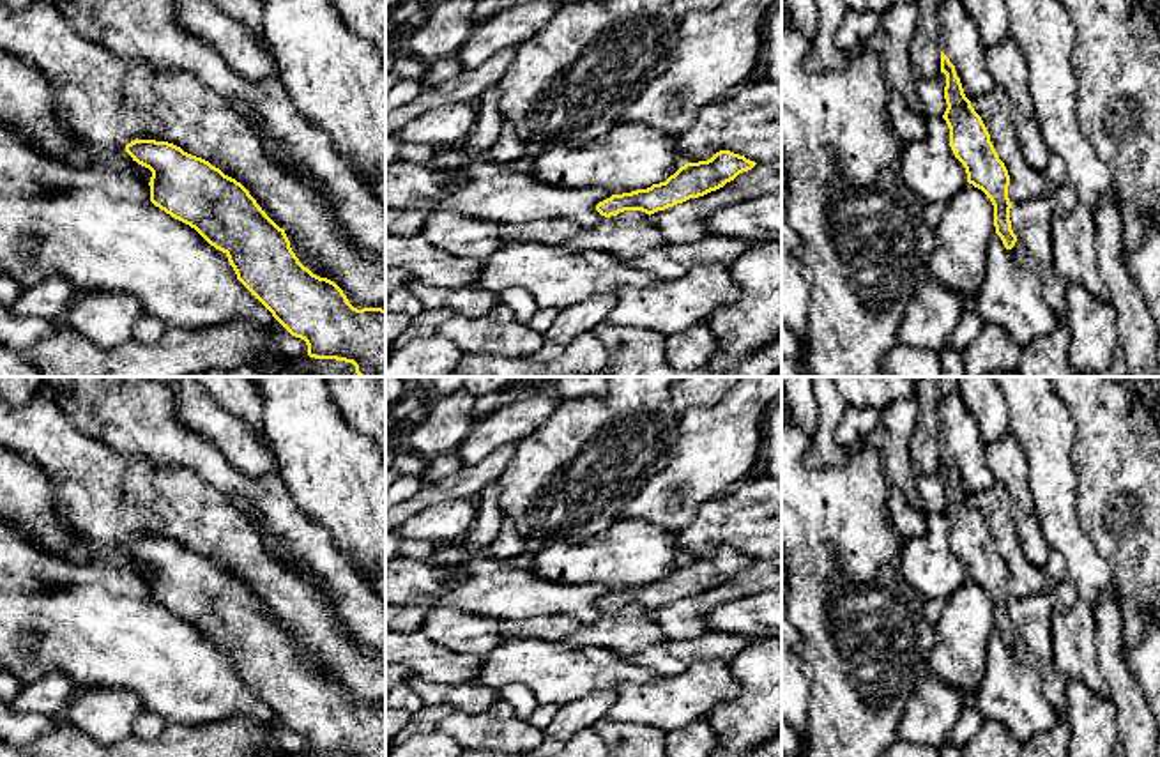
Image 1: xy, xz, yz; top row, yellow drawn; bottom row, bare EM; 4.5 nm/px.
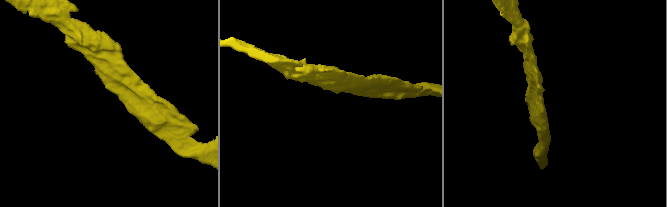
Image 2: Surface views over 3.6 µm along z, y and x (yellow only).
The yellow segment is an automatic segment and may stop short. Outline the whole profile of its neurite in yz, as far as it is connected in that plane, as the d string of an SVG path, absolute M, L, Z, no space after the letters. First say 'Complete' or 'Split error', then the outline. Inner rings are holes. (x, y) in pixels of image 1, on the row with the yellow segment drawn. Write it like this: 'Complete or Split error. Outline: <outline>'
Complete. Outline: M942 51L941 73L946 74L944 99L948 108L942 119L950 127L950 147L955 157L964 164L967 182L990 198L994 205L996 233L1001 237L1004 248L1011 249L1017 242L1017 235L1010 221L1008 170L999 159L981 117L965 97L955 65Z

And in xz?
Complete. Outline: M720 150L707 161L686 163L665 182L652 184L647 189L612 195L599 202L596 210L605 218L617 216L624 210L642 210L651 216L690 198L716 191L755 164L755 161L744 156Z

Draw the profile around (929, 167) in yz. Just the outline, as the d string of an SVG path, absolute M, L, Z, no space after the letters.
M928 117L925 136L904 145L900 177L925 205L948 203L965 187L967 173L950 147L942 117Z

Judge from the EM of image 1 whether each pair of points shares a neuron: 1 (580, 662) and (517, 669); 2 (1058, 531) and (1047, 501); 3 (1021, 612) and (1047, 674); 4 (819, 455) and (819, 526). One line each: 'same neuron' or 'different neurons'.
1: same neuron
2: same neuron
3: same neuron
4: different neurons

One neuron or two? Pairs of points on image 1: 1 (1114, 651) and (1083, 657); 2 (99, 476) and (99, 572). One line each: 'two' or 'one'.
1: two
2: two

